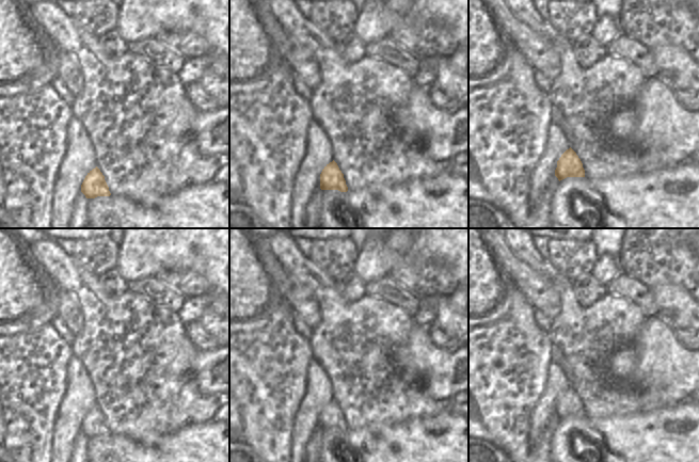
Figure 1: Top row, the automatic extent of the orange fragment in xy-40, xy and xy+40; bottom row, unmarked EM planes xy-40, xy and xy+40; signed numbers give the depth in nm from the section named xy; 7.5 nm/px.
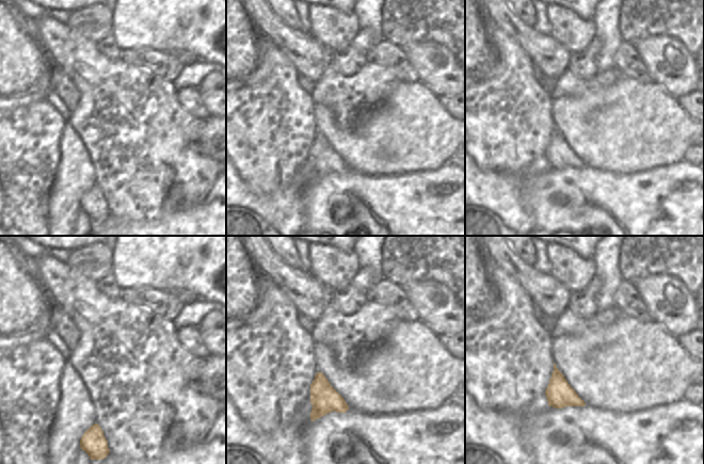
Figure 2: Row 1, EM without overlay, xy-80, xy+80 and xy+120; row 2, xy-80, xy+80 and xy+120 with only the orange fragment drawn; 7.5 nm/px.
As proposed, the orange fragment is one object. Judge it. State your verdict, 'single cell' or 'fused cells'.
single cell

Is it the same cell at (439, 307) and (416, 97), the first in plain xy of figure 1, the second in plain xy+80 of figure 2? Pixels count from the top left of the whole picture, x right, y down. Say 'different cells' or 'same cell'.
different cells

